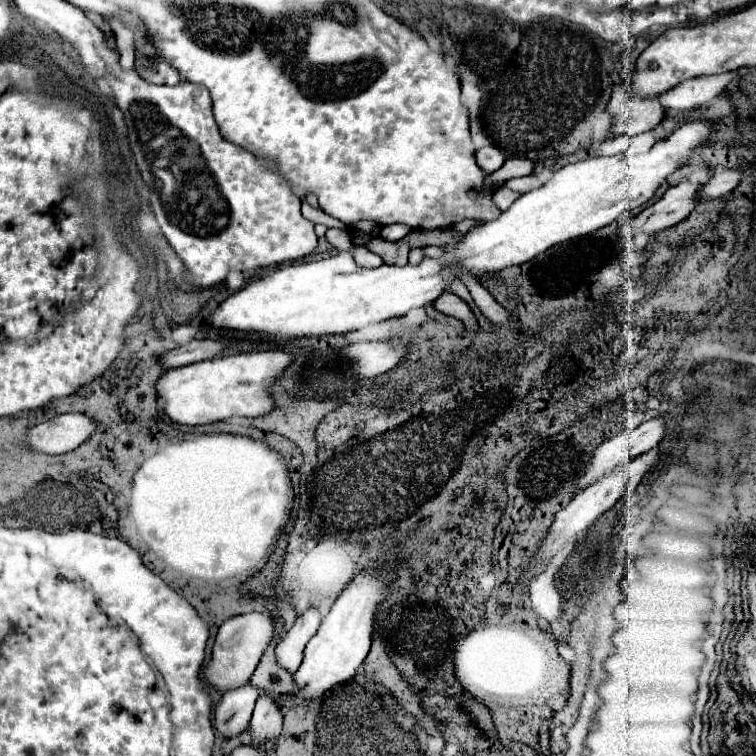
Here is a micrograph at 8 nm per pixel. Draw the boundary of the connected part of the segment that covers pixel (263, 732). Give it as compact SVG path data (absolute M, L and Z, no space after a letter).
M266 693L260 695L252 721L250 721L250 729L252 729L252 741L260 743L266 739L278 739L282 733L282 721L284 721L284 713L282 707L278 705L278 701Z

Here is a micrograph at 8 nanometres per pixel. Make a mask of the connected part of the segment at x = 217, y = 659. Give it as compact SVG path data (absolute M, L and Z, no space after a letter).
M250 611L244 615L236 615L226 619L216 635L216 643L212 649L212 661L204 669L204 677L210 685L218 687L220 691L236 689L250 681L256 665L260 663L266 647L274 637L274 615L270 611Z

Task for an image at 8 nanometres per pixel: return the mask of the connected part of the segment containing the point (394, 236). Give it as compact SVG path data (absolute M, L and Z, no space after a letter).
M386 225L380 229L380 237L386 241L398 241L400 237L406 237L412 229L408 229L406 225Z

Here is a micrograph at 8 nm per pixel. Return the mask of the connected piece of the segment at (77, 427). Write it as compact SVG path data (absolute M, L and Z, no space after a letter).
M66 413L56 415L50 421L44 421L28 431L26 443L42 453L62 455L70 453L80 447L94 431L96 431L94 417L84 413Z

